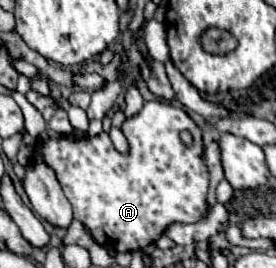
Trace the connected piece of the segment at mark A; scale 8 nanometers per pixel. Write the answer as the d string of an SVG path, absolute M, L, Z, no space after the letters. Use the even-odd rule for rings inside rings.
M145 102L139 114L127 118L123 122L123 134L129 142L129 154L123 156L115 152L109 134L99 134L95 138L75 140L69 136L61 136L59 140L45 142L35 148L33 160L47 160L63 186L67 200L73 206L75 218L89 230L95 242L99 242L107 250L115 252L133 252L141 250L147 244L155 242L171 222L187 222L195 224L207 218L207 190L209 190L209 172L203 162L203 144L201 144L201 128L179 108L167 102ZM187 130L193 142L187 146L181 140L181 132Z

